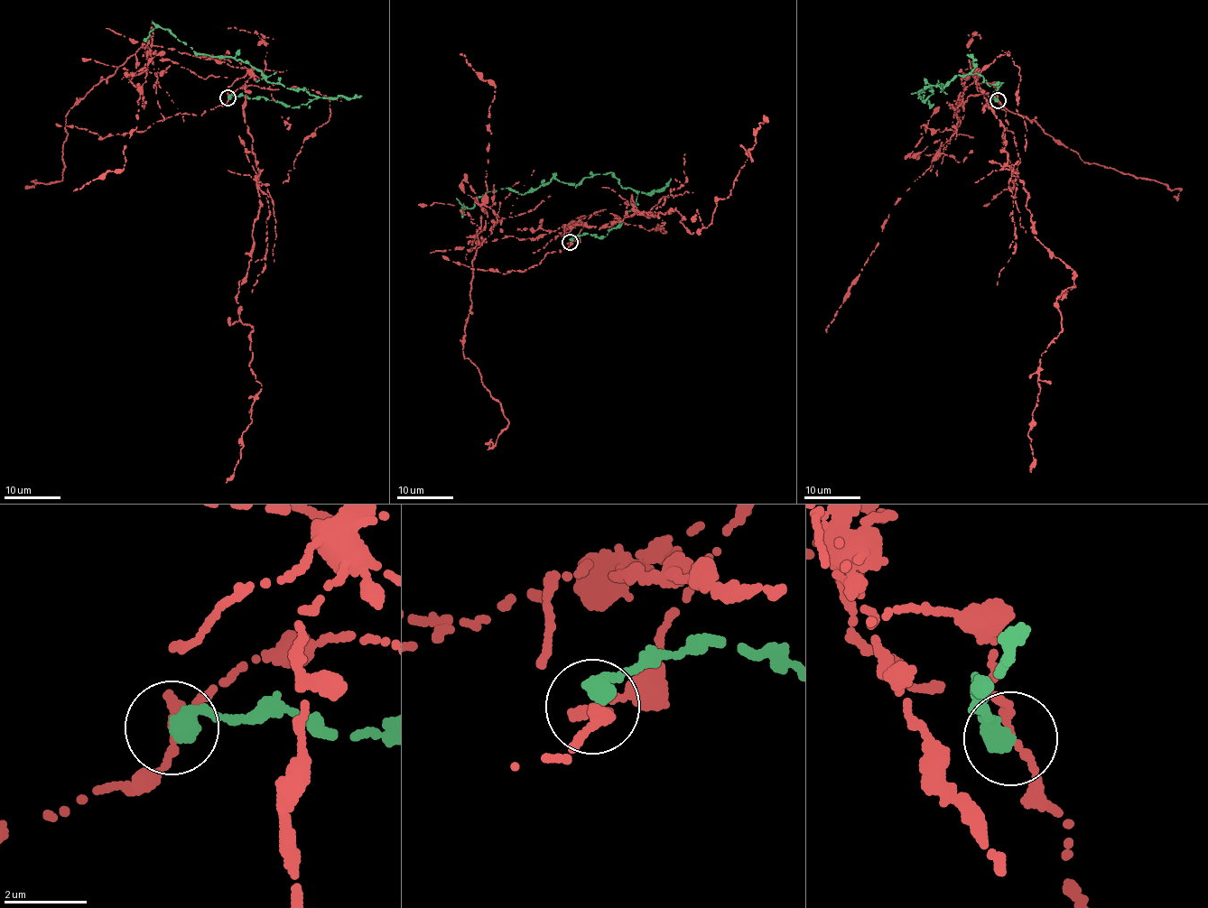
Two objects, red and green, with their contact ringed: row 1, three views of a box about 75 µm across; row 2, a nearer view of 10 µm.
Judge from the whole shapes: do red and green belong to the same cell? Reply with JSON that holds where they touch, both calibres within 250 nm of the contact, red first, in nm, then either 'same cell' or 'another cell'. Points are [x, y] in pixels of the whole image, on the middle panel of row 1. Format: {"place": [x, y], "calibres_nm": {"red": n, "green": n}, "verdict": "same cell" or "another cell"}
{"place": [570, 242], "calibres_nm": {"red": 200, "green": 440}, "verdict": "another cell"}

